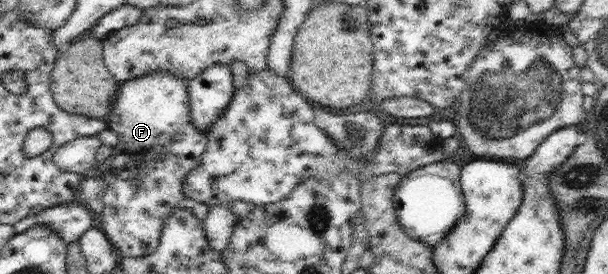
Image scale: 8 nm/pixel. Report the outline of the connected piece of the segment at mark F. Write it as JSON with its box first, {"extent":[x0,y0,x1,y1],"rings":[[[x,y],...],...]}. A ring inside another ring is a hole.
{"extent":[94,70,210,258],"rings":[[[154,70],[143,76],[120,83],[116,105],[106,117],[109,128],[116,131],[121,143],[113,147],[112,156],[95,173],[94,178],[104,180],[107,187],[100,192],[104,207],[99,216],[99,227],[115,246],[121,258],[144,257],[157,251],[164,220],[176,208],[188,208],[201,222],[207,216],[210,207],[198,202],[183,193],[183,184],[188,173],[200,166],[203,154],[208,146],[207,133],[193,123],[190,113],[190,98],[187,84],[182,78],[168,71]]]}

